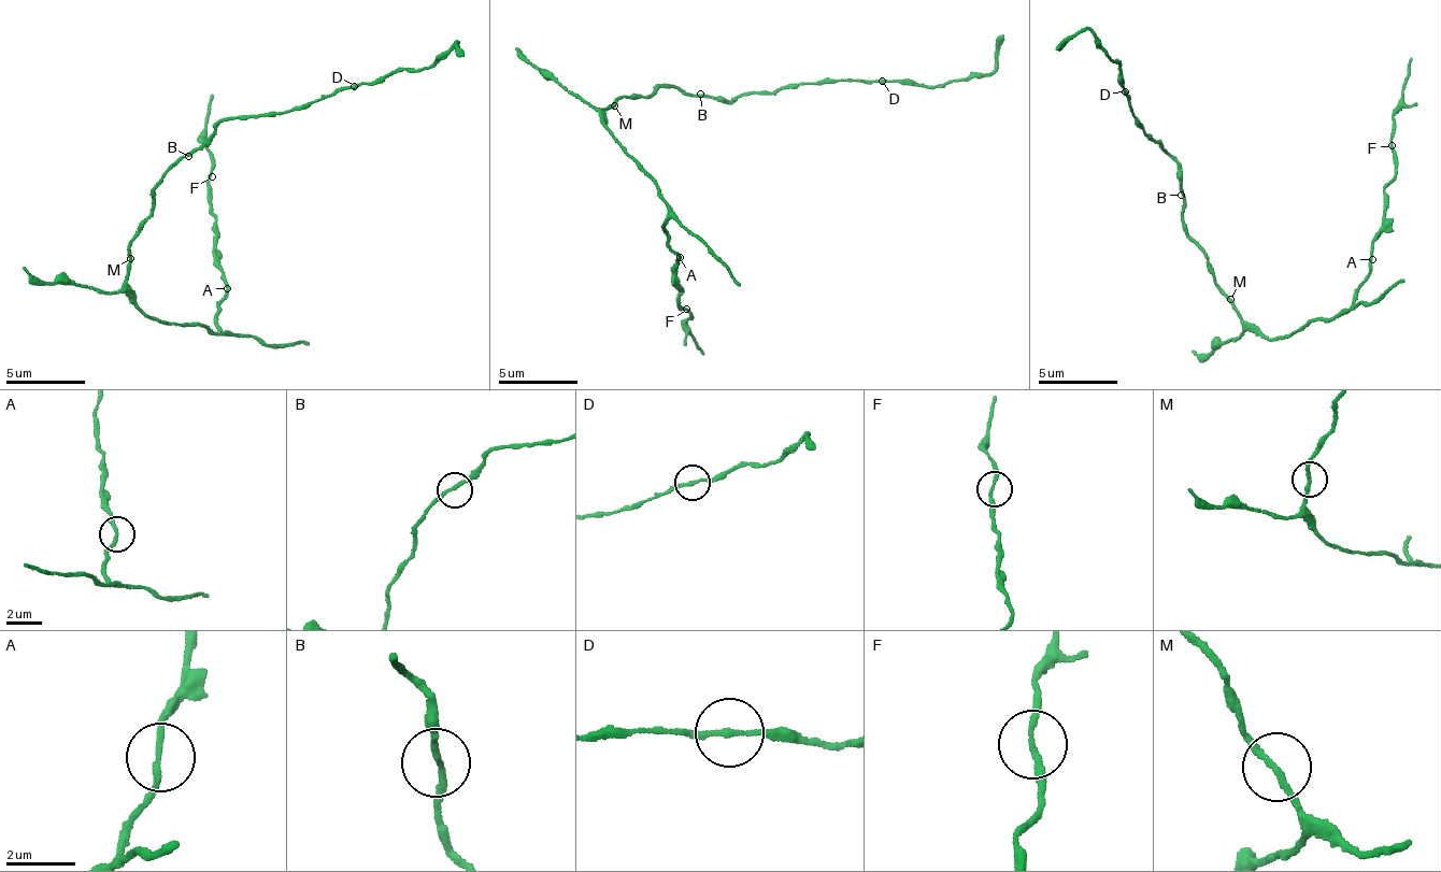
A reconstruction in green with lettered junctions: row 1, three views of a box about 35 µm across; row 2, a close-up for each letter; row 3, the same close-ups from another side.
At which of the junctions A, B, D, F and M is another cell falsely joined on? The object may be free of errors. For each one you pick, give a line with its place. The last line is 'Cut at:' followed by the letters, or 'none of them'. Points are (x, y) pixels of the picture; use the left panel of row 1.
D: at (354, 86)
Cut at: D

